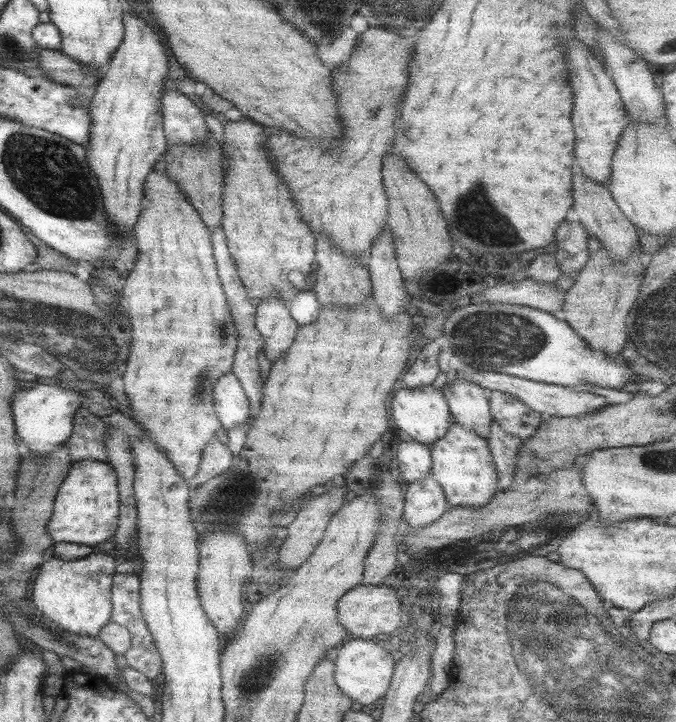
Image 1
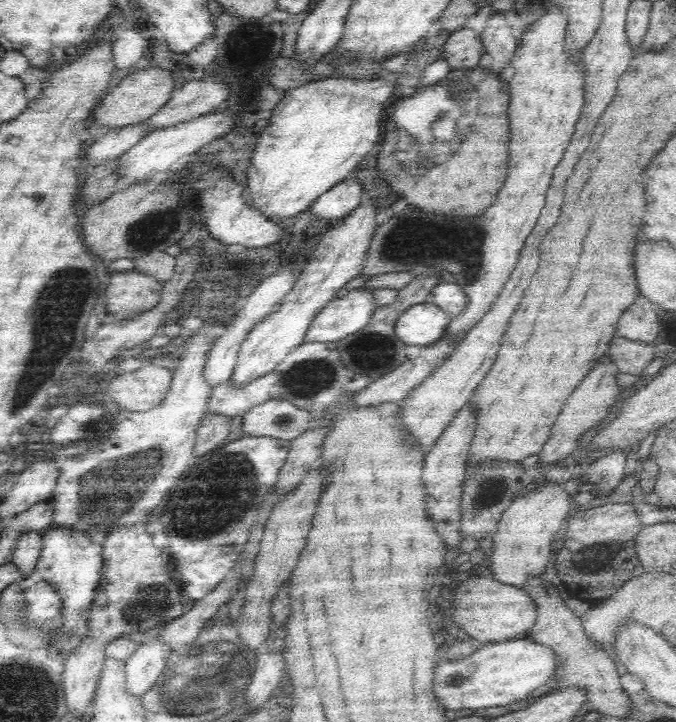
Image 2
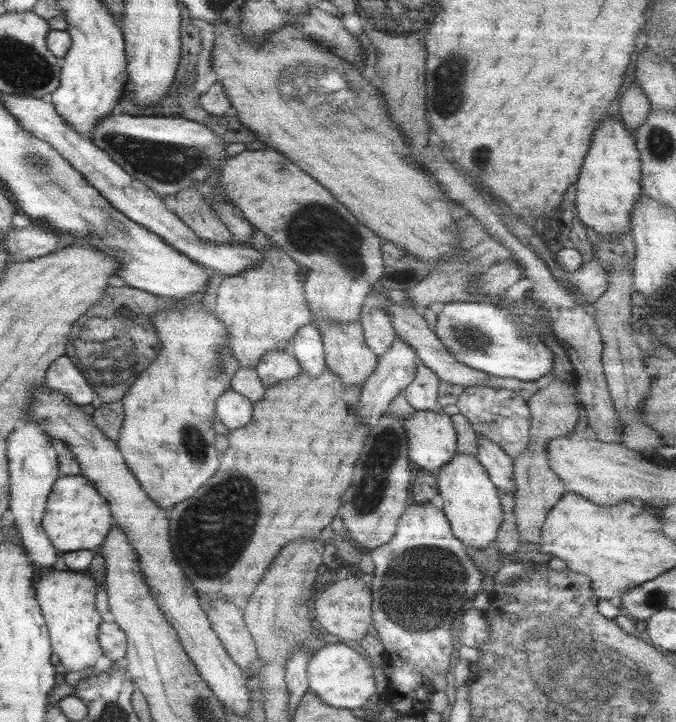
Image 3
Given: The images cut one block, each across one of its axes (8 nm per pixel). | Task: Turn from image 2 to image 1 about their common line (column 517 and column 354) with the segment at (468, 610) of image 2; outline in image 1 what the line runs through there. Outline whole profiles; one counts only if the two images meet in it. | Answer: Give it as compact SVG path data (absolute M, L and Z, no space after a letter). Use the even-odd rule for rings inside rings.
M353 586L347 590L335 604L335 620L341 628L349 632L349 638L353 640L373 640L375 636L387 636L393 638L399 630L401 620L401 608L403 608L403 596L399 590L393 590L393 586Z

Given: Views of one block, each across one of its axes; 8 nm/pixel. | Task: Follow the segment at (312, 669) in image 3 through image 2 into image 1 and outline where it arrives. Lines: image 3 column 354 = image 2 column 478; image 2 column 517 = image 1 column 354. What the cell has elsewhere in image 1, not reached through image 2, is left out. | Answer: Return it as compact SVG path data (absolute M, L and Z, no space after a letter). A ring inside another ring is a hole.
M345 640L343 644L337 646L337 656L333 660L335 668L333 668L333 682L335 686L341 690L341 694L345 694L347 698L351 698L357 704L375 704L377 698L385 696L391 676L393 676L393 660L389 650L383 648L383 644L375 642L375 640Z

